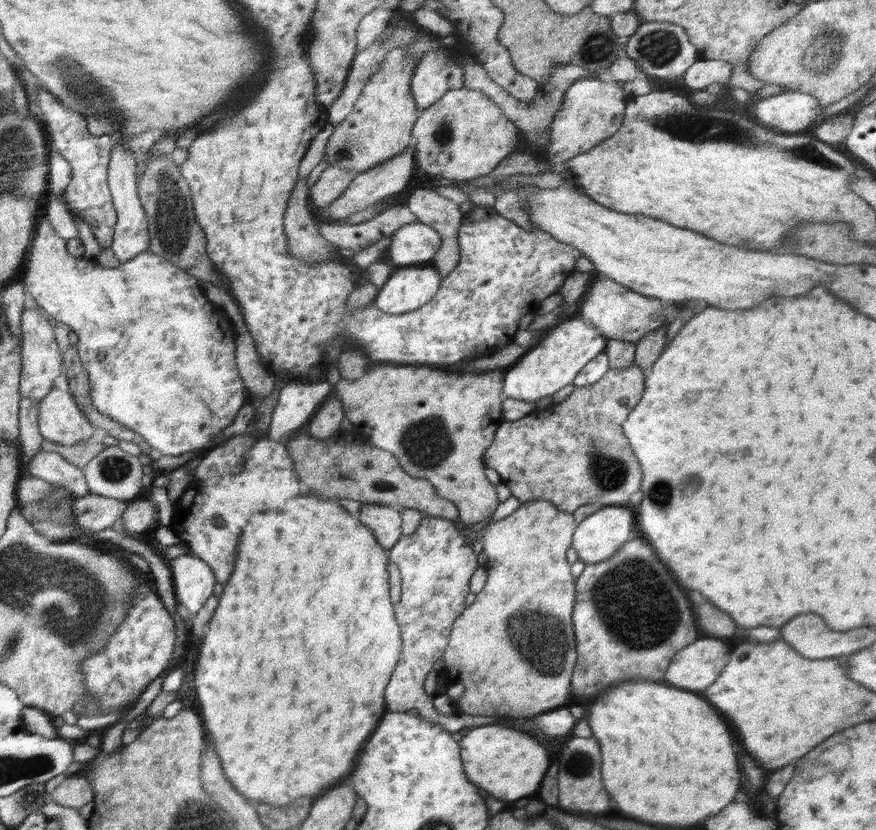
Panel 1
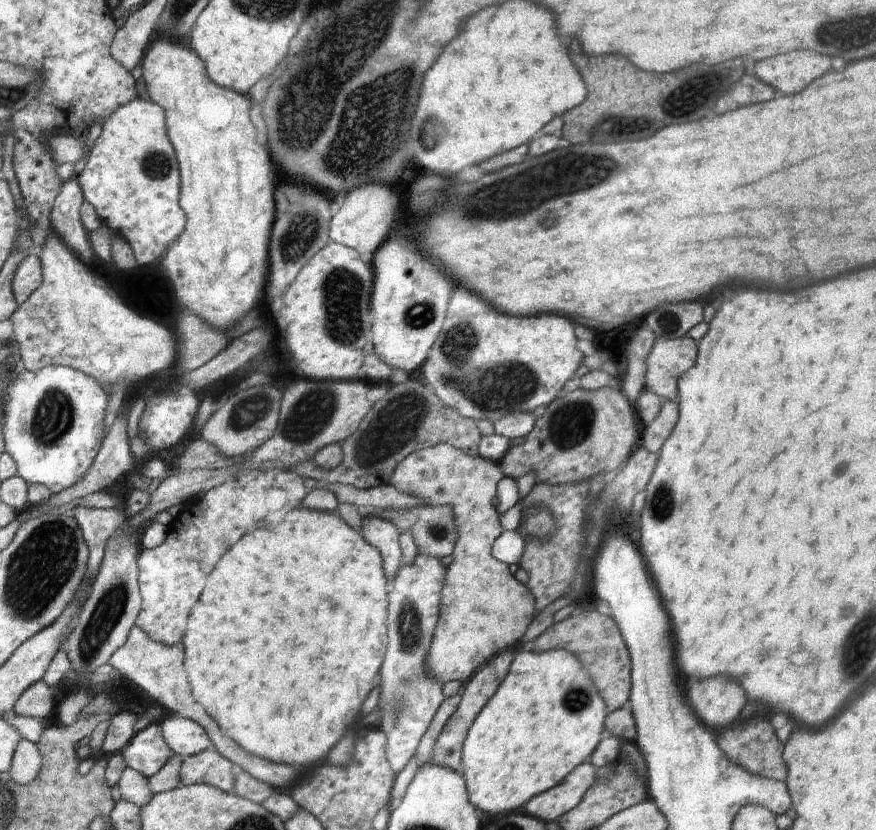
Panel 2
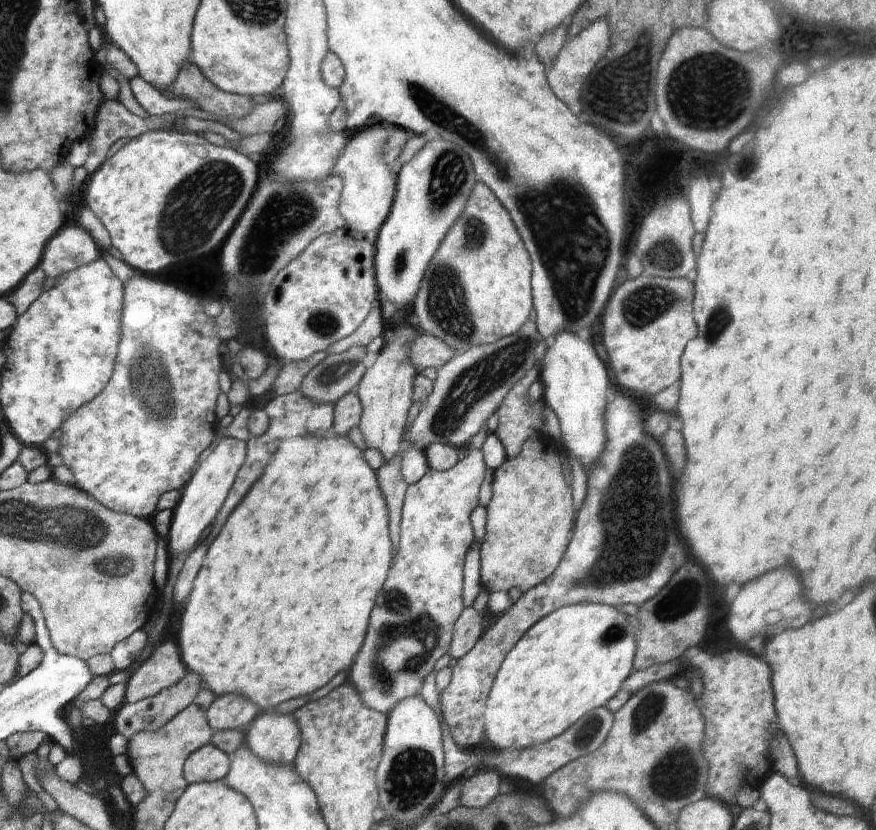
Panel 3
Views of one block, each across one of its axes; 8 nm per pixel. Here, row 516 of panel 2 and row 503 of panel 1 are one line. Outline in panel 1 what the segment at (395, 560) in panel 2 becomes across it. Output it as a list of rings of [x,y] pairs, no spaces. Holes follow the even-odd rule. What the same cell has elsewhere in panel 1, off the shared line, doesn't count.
[[[366,503],[357,512],[356,517],[360,523],[372,529],[378,544],[384,550],[389,551],[403,535],[401,514],[396,507],[380,503]]]

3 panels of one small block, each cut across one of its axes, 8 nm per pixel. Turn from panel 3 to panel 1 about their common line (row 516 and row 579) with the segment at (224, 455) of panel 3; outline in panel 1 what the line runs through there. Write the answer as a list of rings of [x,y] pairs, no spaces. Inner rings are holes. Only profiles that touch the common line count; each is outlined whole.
[[[182,555],[167,563],[176,600],[194,616],[213,593],[217,583],[214,571],[196,556]]]

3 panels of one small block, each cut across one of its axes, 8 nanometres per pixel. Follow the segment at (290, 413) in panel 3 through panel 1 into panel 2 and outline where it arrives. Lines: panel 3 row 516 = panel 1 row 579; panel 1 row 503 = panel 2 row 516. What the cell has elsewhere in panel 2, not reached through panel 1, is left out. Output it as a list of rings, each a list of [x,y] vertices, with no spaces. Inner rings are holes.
[[[292,470],[245,471],[234,483],[212,488],[202,500],[188,501],[169,526],[168,537],[157,548],[140,556],[139,585],[143,592],[142,611],[136,620],[139,627],[153,642],[164,645],[181,644],[188,616],[198,596],[202,594],[208,574],[218,560],[236,544],[246,532],[254,528],[270,528],[282,518],[301,508],[308,495],[307,484]]]

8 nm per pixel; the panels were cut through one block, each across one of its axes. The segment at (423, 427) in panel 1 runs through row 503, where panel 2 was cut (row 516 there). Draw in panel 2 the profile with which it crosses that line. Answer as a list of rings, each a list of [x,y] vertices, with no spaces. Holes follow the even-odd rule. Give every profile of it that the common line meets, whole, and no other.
[[[438,444],[406,456],[395,467],[388,484],[399,492],[418,498],[427,507],[444,506],[451,508],[453,513],[457,540],[452,552],[452,563],[447,567],[443,582],[438,621],[424,659],[427,676],[442,686],[450,681],[466,684],[490,659],[518,643],[534,619],[536,608],[531,593],[511,575],[506,564],[495,560],[491,554],[494,542],[502,532],[499,513],[492,505],[492,499],[497,496],[497,485],[503,478],[499,462],[484,459],[480,455],[472,457],[448,444]]]

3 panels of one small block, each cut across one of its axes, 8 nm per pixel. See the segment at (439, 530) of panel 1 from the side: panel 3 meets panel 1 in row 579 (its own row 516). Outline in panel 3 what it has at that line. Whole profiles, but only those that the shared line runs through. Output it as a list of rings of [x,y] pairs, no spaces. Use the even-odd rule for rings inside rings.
[[[469,446],[468,455],[450,470],[435,471],[429,468],[418,482],[407,486],[394,562],[388,580],[376,598],[365,639],[350,670],[351,684],[358,690],[362,702],[380,714],[387,716],[400,700],[420,694],[424,678],[432,672],[438,658],[449,652],[455,622],[464,610],[462,570],[468,548],[475,539],[470,516],[472,510],[482,503],[478,493],[486,468],[482,451]]]

